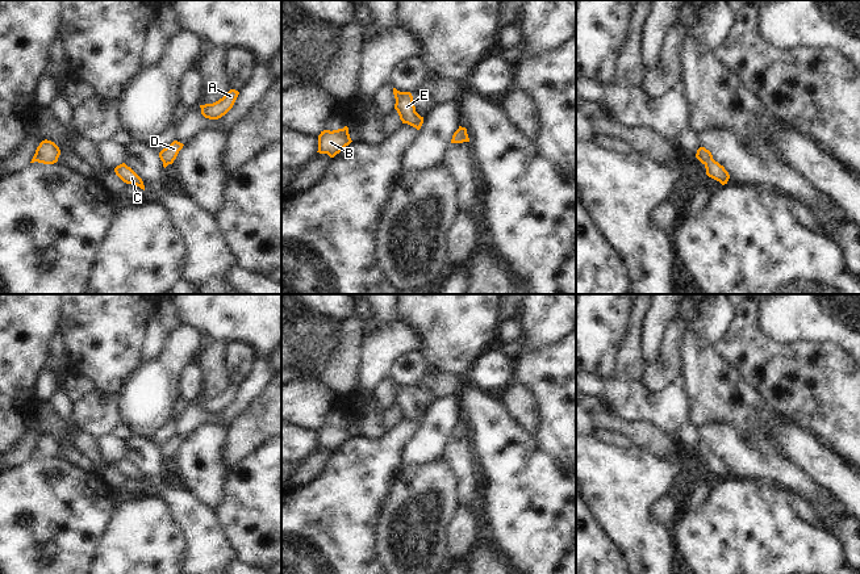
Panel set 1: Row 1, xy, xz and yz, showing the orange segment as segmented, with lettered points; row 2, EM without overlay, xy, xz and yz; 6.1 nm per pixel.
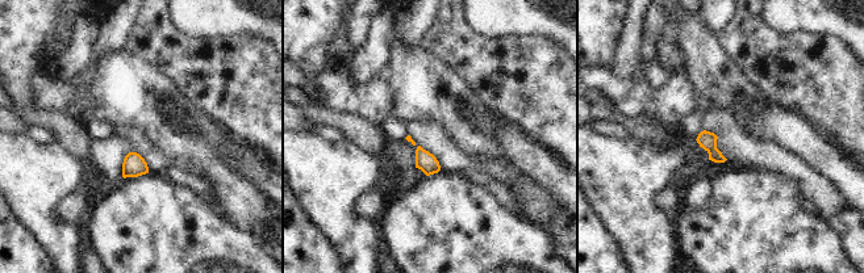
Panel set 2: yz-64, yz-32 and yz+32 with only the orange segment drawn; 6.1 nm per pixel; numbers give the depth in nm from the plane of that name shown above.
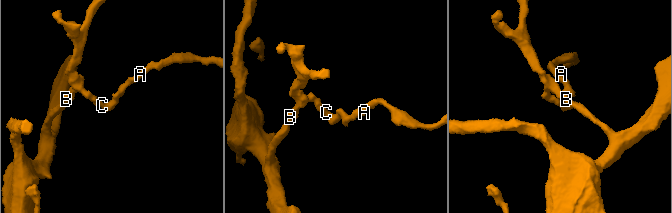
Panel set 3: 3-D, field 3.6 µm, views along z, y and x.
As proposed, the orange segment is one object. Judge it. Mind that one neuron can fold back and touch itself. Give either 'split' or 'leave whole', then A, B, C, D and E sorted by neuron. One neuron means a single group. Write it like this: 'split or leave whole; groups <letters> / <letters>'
leave whole; groups A B C D E

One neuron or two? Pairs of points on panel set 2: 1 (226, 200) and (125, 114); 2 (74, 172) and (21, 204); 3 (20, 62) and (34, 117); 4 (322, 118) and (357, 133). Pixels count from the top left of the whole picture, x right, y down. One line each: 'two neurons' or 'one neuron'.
1: one neuron
2: one neuron
3: two neurons
4: one neuron

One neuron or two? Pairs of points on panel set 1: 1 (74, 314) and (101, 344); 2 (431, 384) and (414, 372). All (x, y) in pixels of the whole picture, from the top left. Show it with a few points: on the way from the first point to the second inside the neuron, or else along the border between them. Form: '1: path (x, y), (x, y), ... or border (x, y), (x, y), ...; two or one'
1: path (82, 322), (96, 336); one
2: border (426, 372), (418, 384); two

